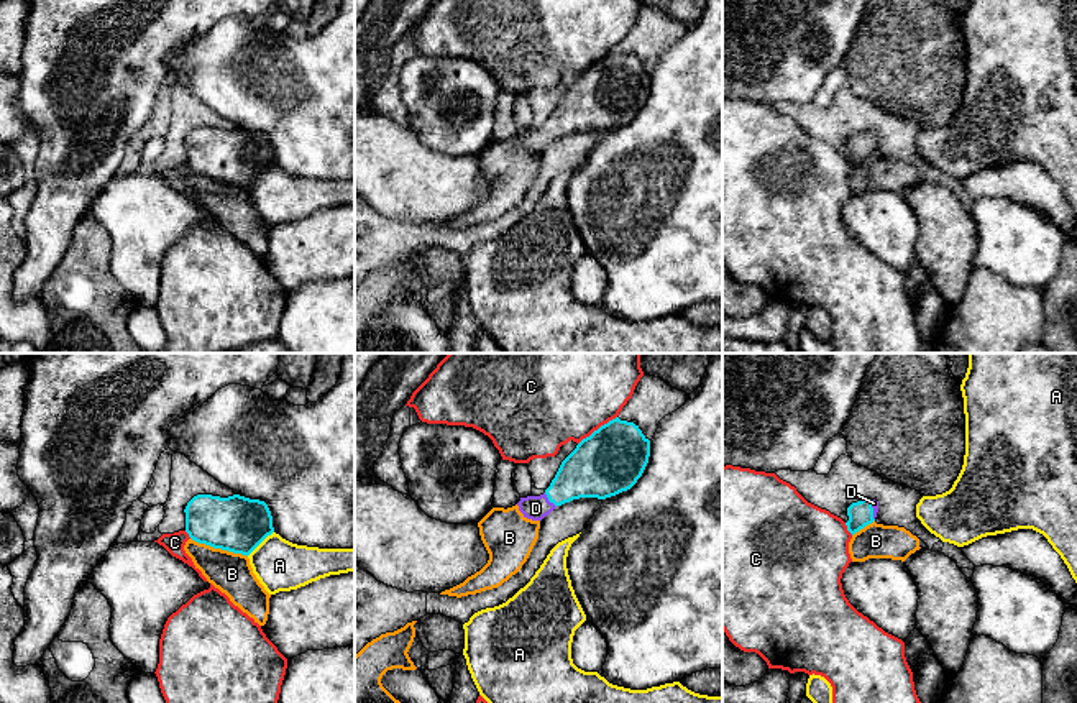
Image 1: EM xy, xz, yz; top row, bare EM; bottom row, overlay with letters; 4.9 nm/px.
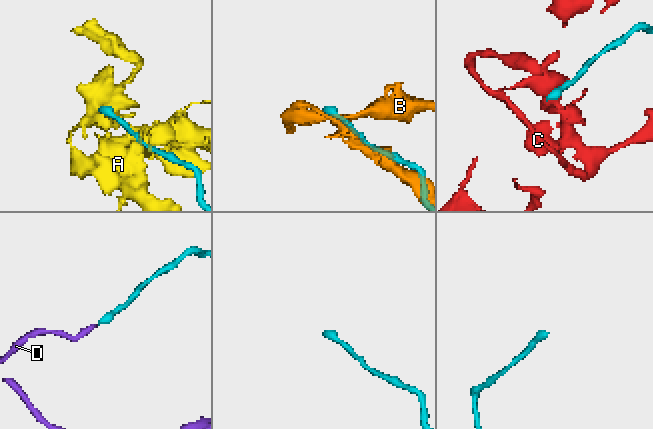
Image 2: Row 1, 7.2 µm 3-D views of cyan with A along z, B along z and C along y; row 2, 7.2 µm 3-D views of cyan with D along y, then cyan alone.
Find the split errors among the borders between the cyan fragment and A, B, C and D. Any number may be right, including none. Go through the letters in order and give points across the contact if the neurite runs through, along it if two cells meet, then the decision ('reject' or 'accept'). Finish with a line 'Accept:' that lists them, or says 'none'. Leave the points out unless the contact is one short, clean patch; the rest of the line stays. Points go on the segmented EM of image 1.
A: reject
B: reject
C: reject
D: across xz (590, 470), (549, 500), (536, 508) | accept
Accept: D

